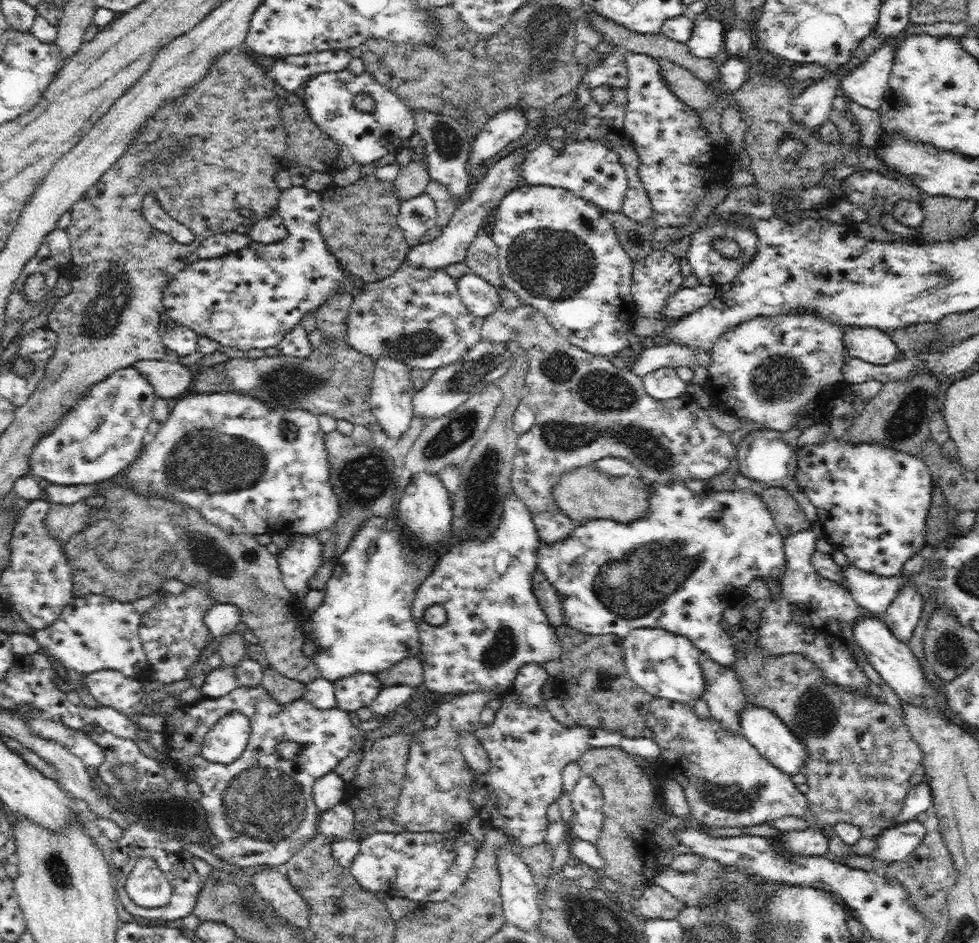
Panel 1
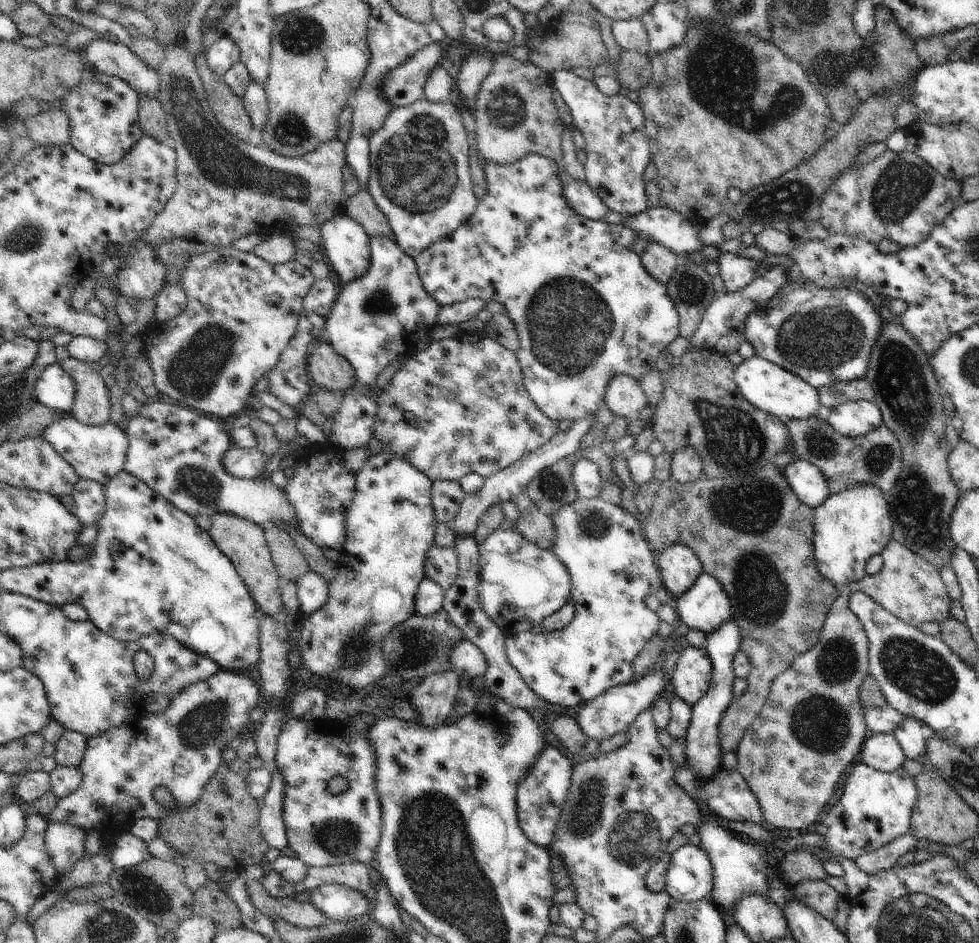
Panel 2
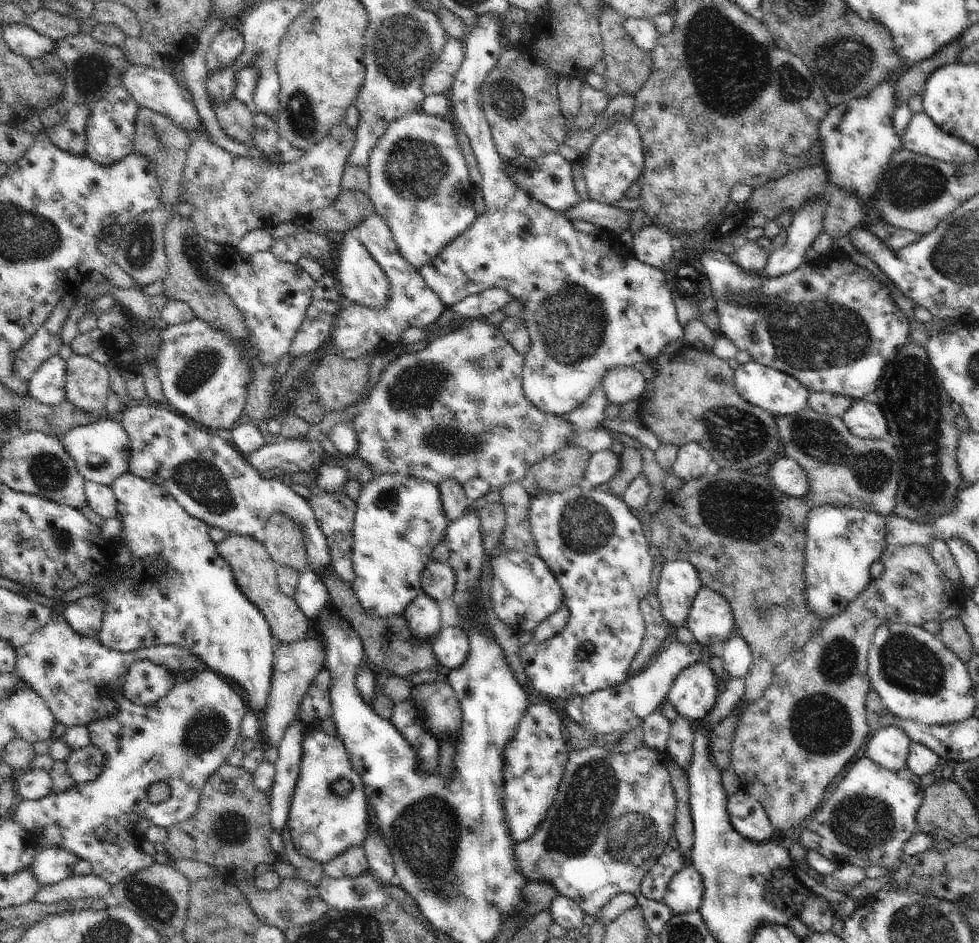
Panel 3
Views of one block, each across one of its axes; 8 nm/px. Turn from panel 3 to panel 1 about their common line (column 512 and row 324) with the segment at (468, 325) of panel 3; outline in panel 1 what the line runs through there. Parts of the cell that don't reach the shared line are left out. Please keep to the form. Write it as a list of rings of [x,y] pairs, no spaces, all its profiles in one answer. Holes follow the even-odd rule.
[[[404,262],[391,276],[378,282],[357,284],[357,290],[359,294],[353,296],[353,304],[346,318],[344,338],[354,350],[368,354],[373,360],[396,358],[413,369],[435,372],[438,368],[462,360],[481,341],[481,328],[486,317],[479,317],[468,311],[458,293],[457,279],[449,276],[444,269],[422,269]]]

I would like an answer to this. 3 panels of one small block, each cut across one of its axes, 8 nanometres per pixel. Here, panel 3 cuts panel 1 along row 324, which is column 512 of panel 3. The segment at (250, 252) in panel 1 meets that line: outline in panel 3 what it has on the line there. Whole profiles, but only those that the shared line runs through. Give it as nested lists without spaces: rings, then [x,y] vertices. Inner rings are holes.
[[[486,13],[473,24],[464,38],[465,57],[449,93],[451,119],[457,129],[463,130],[468,136],[478,162],[482,176],[479,191],[486,212],[477,216],[436,258],[421,266],[419,273],[447,307],[492,287],[503,288],[511,297],[524,303],[525,310],[521,318],[526,321],[531,345],[523,362],[523,393],[537,409],[560,416],[570,414],[590,398],[593,390],[602,385],[610,369],[617,366],[631,367],[658,358],[667,344],[683,338],[683,326],[678,322],[677,308],[671,288],[667,286],[664,270],[640,262],[631,249],[606,229],[588,234],[574,230],[573,223],[564,214],[558,214],[534,200],[503,171],[501,166],[504,162],[496,150],[480,92],[480,85],[503,51],[498,39],[501,33],[504,33],[503,22],[492,13]]]

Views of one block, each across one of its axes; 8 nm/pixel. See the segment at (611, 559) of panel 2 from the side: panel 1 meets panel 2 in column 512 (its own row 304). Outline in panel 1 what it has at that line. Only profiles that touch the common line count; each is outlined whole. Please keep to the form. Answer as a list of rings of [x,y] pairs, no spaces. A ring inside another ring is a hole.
[[[664,249],[653,250],[648,256],[634,263],[630,291],[637,314],[646,318],[660,319],[667,301],[680,290],[680,286],[683,286],[684,276],[682,276],[680,262],[681,260],[676,258],[672,252]]]

